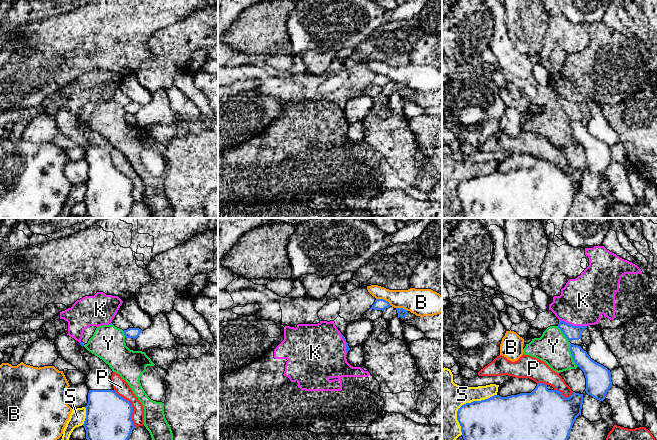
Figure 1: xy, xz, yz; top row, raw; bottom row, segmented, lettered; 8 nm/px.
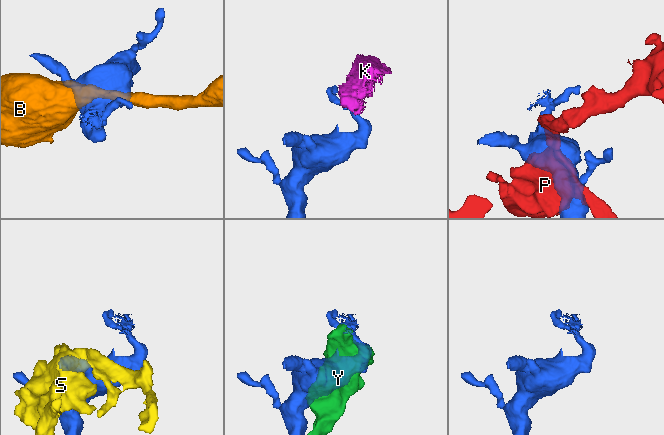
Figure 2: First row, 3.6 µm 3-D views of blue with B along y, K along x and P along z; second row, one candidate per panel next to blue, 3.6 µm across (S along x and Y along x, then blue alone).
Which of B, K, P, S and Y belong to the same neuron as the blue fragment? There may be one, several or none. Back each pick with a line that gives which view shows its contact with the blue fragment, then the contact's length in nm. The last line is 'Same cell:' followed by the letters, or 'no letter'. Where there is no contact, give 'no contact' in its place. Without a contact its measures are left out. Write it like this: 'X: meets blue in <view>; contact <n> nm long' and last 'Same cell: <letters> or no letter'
Same cell: no letter

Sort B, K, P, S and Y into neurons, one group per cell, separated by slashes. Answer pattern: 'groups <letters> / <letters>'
groups B / K Y / P / S

